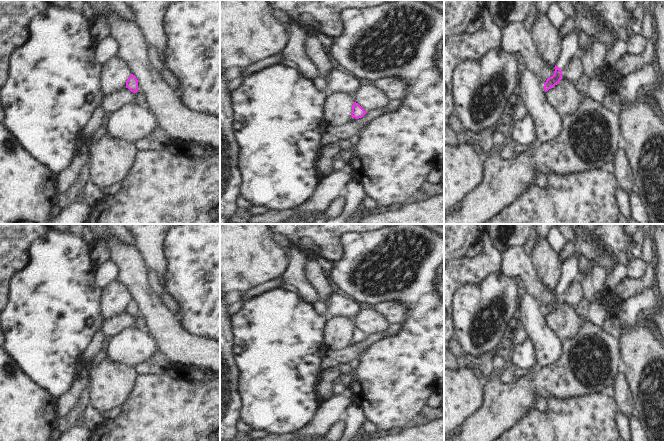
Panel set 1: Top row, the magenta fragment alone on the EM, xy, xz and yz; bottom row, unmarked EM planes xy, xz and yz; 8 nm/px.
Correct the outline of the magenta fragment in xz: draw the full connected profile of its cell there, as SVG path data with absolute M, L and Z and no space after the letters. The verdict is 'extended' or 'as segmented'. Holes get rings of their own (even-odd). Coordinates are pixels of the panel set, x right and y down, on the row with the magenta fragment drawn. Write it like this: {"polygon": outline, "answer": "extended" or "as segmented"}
{"polygon": "M356 102L352 105L352 118L359 119L362 118L367 112Z", "answer": "as segmented"}

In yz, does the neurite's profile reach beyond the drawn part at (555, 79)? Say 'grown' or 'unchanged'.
grown

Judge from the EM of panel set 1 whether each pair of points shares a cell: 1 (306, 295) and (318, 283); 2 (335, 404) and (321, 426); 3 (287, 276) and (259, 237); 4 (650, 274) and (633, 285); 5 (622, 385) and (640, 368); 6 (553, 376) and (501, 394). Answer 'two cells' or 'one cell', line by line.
1: two cells
2: one cell
3: two cells
4: one cell
5: two cells
6: one cell

